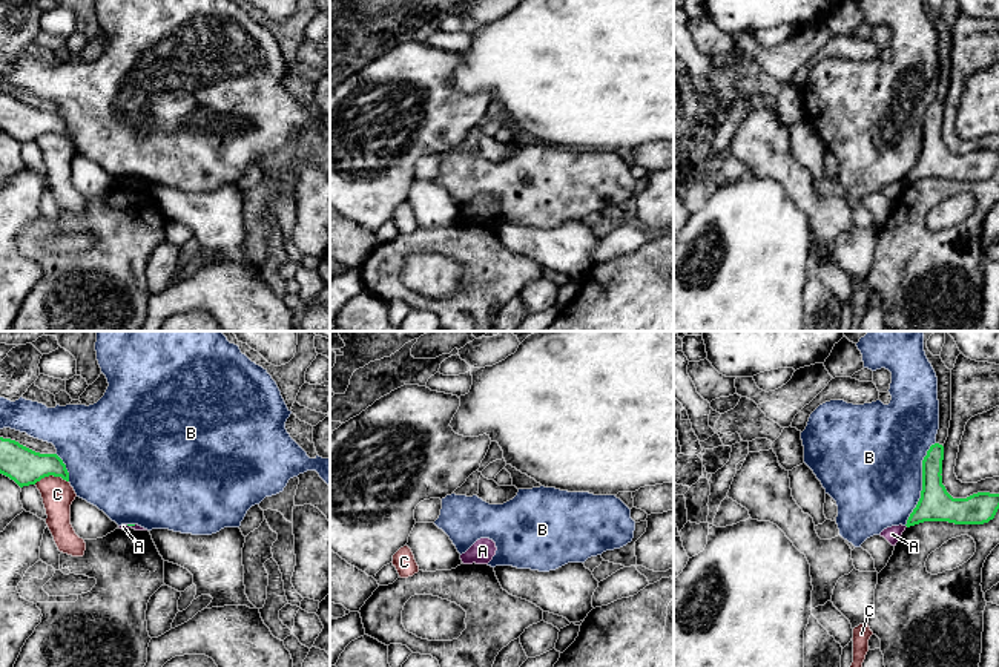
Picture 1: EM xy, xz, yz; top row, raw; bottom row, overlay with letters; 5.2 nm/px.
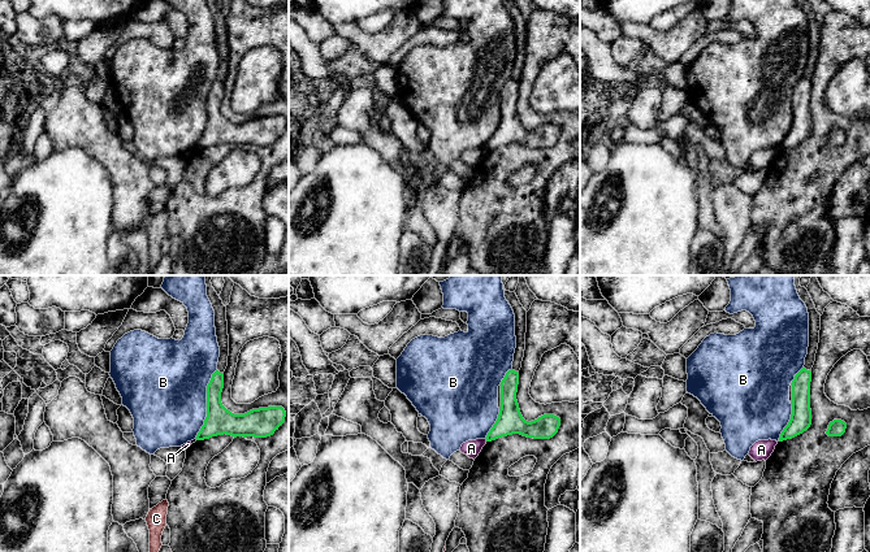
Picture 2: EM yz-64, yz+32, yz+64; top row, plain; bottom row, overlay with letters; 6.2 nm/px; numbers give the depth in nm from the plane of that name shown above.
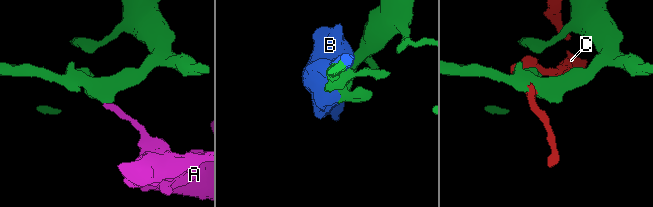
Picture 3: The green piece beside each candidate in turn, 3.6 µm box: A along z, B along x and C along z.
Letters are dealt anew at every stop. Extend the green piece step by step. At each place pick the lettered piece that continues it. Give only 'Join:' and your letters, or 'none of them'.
Join: none of them

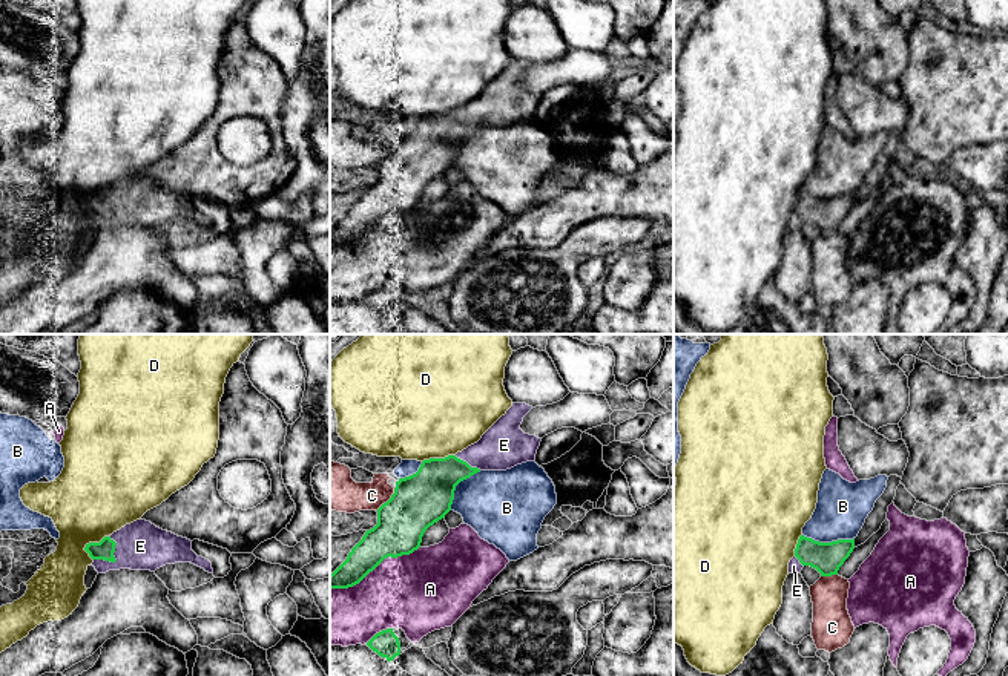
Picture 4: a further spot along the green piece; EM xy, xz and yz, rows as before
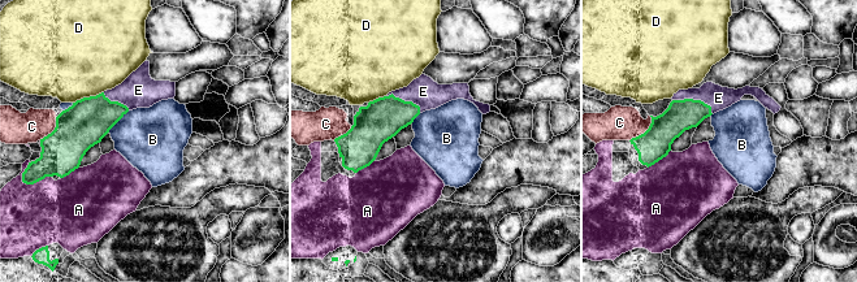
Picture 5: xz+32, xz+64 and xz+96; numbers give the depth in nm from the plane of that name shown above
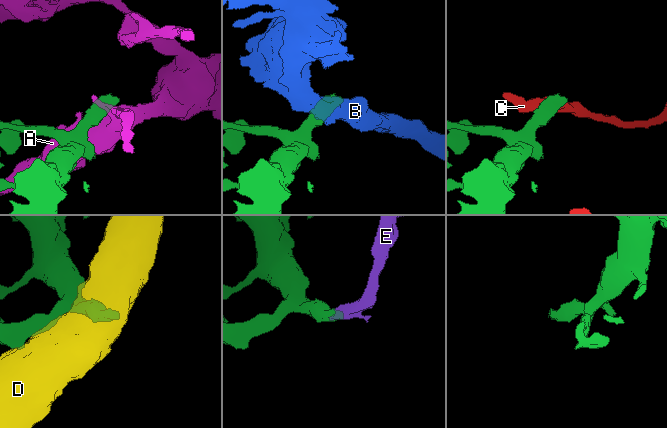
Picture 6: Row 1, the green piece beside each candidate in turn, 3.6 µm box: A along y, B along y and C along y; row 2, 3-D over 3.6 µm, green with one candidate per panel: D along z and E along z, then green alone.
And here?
Join: E

